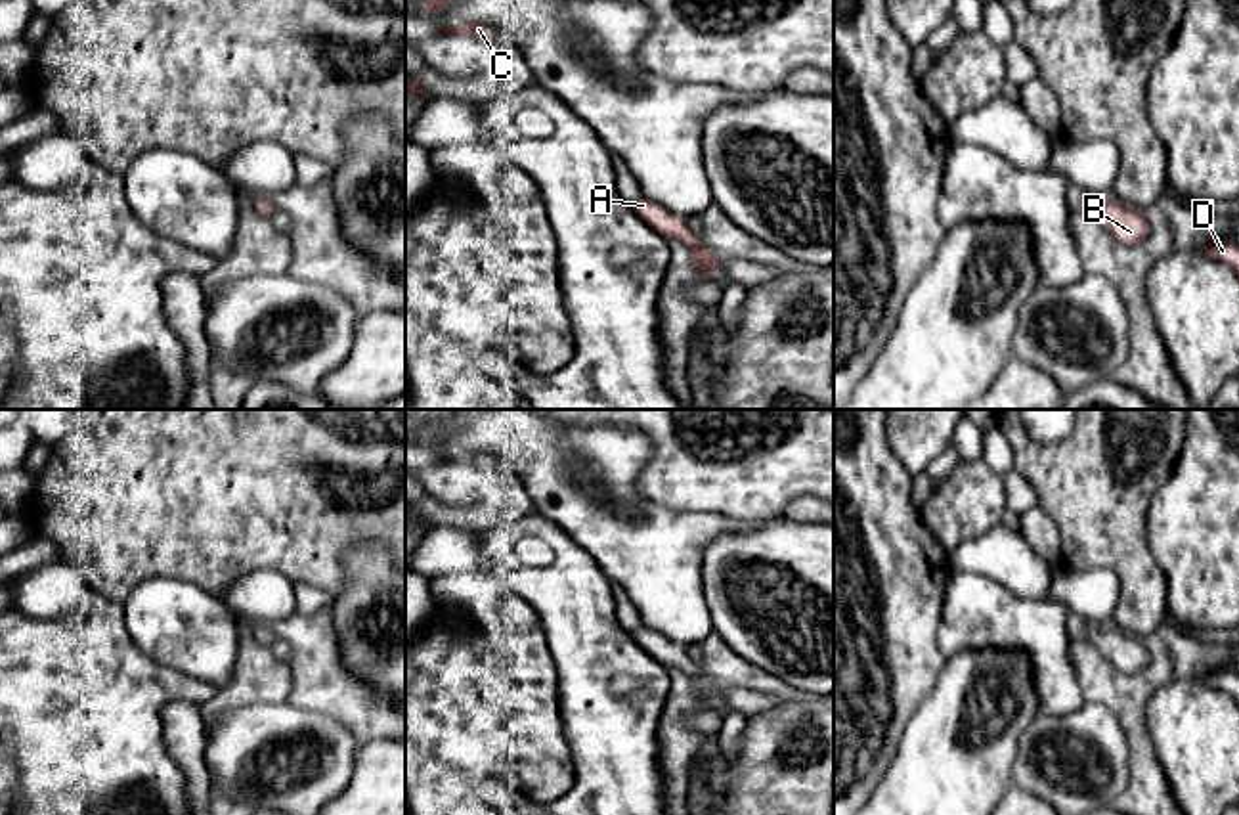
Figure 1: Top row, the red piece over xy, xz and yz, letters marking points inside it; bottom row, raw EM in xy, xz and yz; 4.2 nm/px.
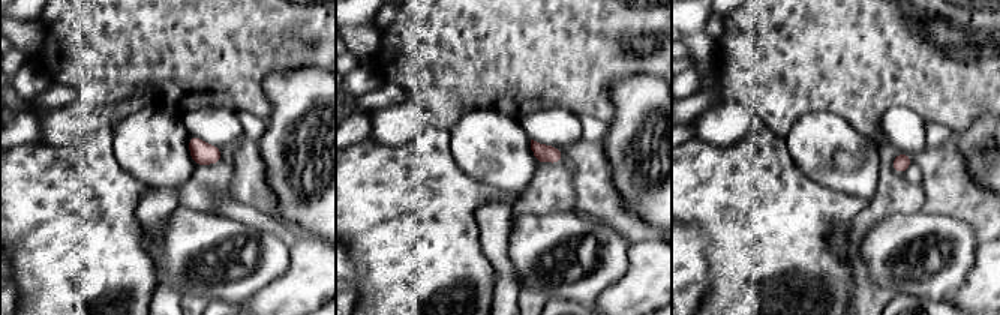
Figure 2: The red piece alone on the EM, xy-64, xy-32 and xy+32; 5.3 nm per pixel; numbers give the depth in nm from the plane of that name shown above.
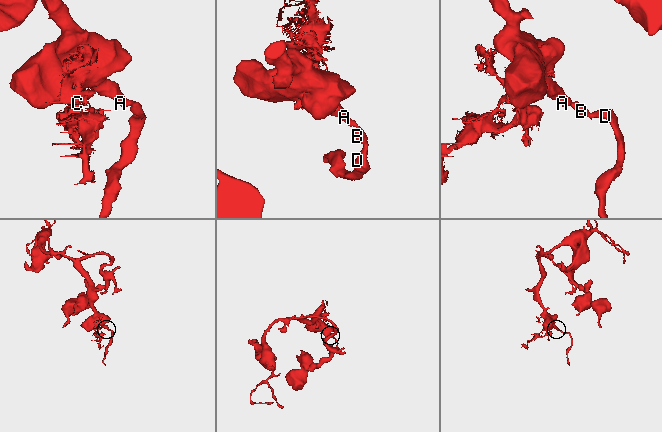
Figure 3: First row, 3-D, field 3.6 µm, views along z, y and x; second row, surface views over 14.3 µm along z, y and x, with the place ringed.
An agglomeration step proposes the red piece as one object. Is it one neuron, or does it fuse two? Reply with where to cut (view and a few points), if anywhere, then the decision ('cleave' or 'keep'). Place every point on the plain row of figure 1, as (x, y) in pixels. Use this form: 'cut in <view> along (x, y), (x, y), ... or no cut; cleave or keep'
no cut; keep

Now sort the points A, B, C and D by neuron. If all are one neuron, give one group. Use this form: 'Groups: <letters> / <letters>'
Groups: A B C D

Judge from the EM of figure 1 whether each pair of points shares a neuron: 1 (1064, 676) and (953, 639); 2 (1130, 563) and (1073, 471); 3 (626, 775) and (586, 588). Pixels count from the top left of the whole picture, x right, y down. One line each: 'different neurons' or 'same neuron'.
1: same neuron
2: same neuron
3: same neuron

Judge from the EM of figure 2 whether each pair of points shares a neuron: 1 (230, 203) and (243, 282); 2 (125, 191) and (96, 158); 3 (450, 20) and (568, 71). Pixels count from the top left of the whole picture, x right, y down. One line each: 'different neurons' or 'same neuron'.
1: different neurons
2: same neuron
3: same neuron

